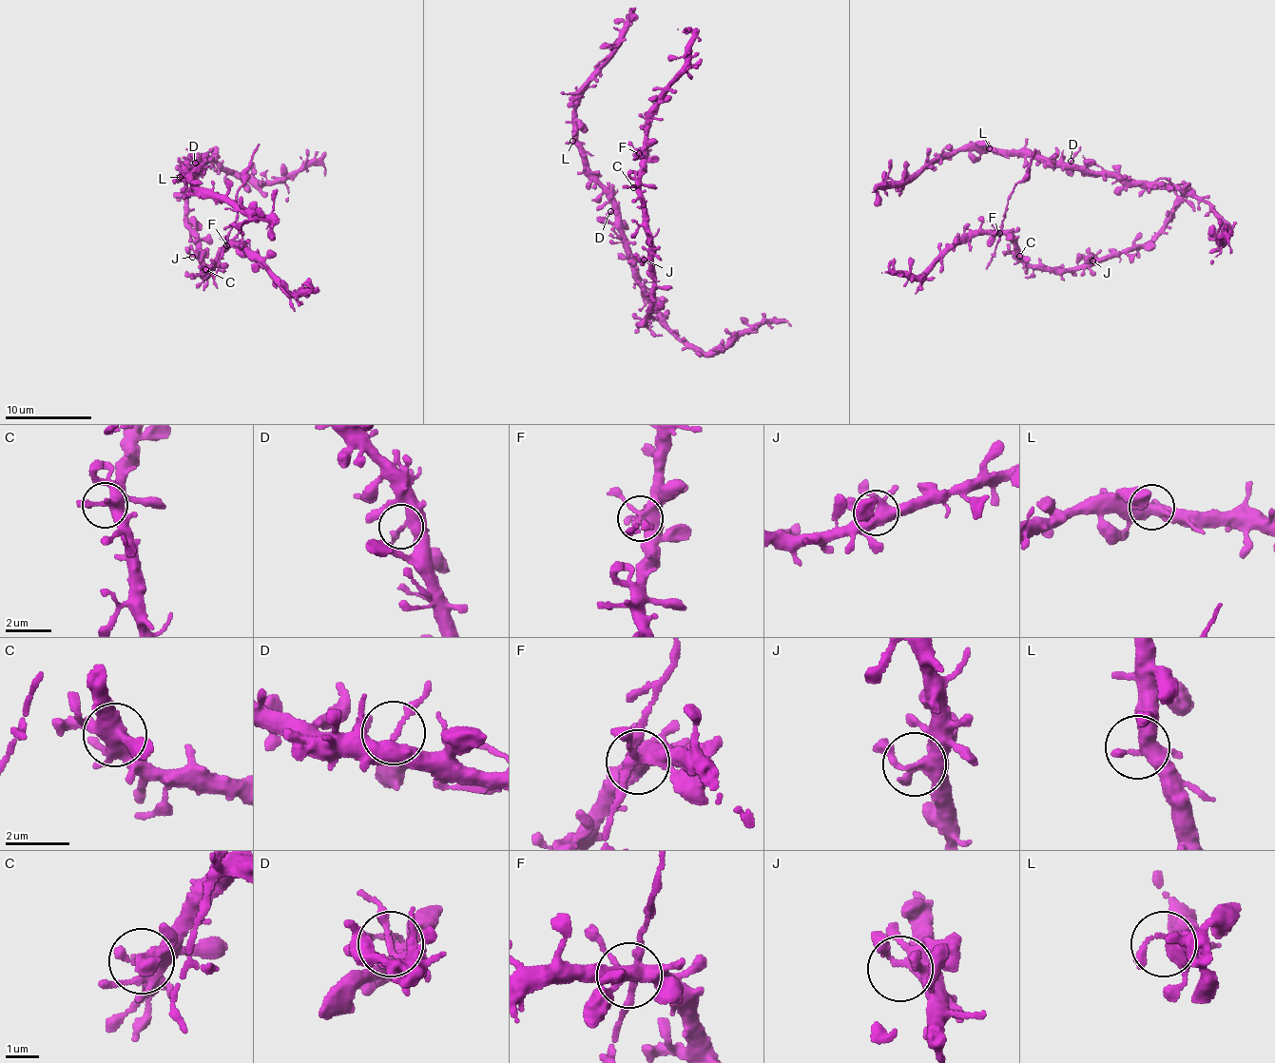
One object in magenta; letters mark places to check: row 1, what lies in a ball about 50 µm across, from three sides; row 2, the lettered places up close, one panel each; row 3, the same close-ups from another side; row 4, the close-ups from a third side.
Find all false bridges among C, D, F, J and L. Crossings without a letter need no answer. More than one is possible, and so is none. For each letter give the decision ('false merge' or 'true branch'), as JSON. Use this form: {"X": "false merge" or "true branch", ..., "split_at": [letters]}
{"C": "true branch", "D": "true branch", "F": "false merge", "J": "true branch", "L": "true branch", "split_at": ["F"]}

